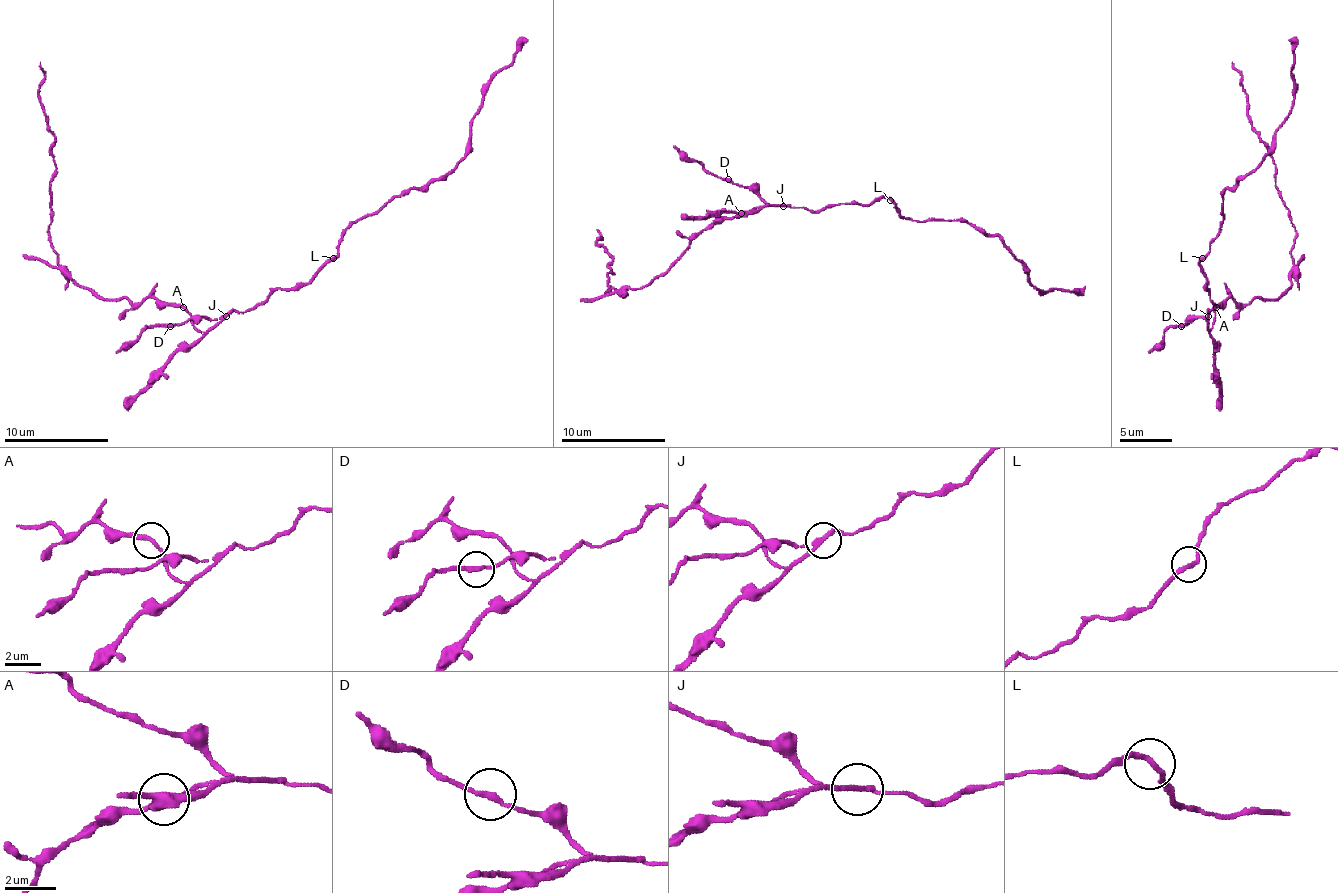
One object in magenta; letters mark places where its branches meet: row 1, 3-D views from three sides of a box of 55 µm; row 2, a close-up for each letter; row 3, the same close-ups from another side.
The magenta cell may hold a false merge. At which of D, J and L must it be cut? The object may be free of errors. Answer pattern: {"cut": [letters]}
{"cut": ["J"]}

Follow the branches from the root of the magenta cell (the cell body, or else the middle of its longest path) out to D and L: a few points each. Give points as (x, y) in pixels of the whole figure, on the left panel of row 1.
D: (228, 313), (212, 320), (191, 318), (170, 326)
L: (228, 313), (254, 310), (278, 289), (304, 286), (333, 258)

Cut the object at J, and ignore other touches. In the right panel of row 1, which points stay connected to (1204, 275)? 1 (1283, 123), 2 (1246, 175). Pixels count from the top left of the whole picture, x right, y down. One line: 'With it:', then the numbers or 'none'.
With it: 1, 2

